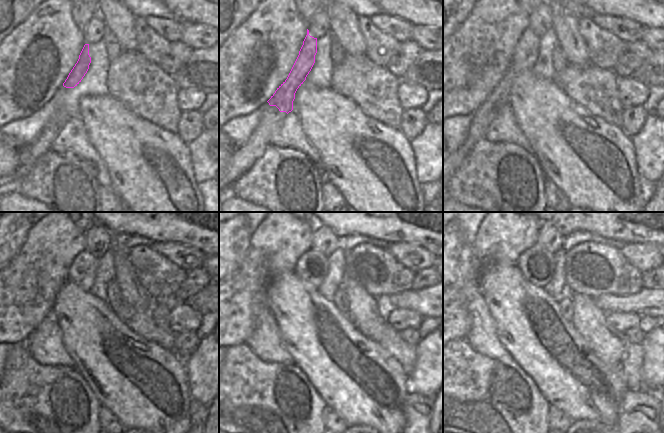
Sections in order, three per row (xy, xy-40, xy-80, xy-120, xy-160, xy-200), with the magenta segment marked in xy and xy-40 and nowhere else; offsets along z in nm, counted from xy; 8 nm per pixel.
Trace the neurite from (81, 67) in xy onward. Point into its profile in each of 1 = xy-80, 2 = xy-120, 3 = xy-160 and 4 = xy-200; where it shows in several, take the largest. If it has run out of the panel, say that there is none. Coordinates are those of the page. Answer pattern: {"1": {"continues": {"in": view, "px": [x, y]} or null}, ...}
{"1": {"continues": {"in": "xy-80", "px": [526, 53]}}, "2": {"continues": {"in": "xy-120", "px": [82, 270]}}, "3": {"continues": {"in": "xy-160", "px": [311, 267]}}, "4": {"continues": {"in": "xy-200", "px": [537, 265]}}}

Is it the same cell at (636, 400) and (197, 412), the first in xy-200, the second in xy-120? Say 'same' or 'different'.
same

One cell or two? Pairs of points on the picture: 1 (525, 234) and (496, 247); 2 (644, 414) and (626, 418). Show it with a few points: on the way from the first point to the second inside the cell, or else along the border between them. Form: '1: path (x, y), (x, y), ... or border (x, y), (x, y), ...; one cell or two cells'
1: path (518, 234), (509, 234), (503, 240); one cell
2: path (640, 414), (636, 418), (630, 418); one cell

